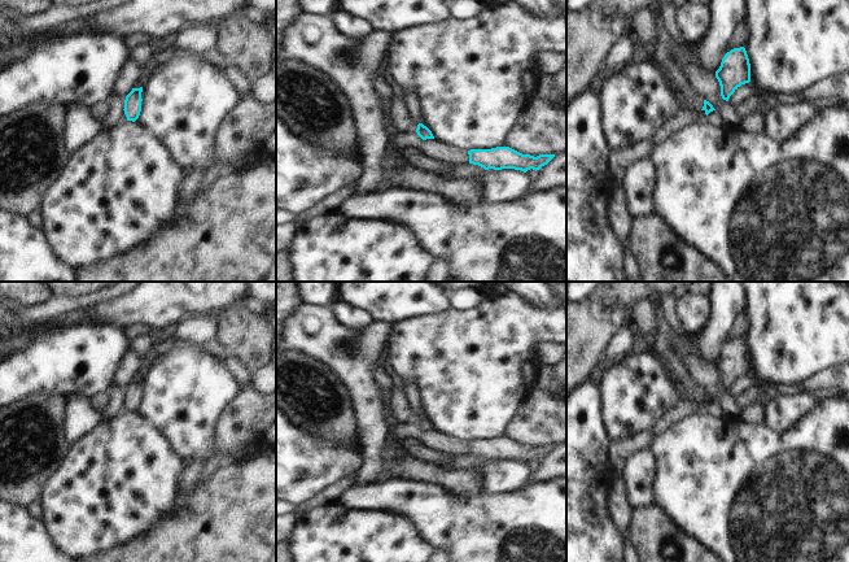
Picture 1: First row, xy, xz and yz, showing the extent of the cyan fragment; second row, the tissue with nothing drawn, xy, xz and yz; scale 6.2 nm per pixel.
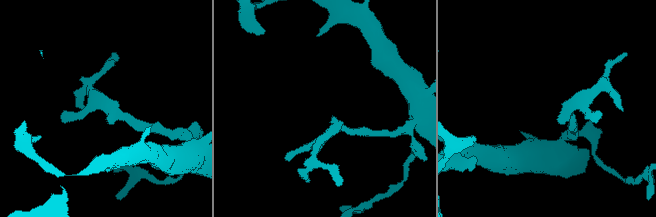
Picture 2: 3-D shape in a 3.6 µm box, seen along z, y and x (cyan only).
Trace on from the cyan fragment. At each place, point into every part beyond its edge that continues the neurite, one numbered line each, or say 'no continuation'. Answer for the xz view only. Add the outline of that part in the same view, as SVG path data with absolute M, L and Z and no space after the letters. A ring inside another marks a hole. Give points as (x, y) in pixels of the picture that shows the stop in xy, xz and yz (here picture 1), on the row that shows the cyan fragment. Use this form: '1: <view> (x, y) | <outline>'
1: xz (411, 103) | M403 92L403 103L413 127L416 127L419 123L426 126L419 104L417 95L412 92Z

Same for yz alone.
1: yz (687, 116) | M683 108L678 112L673 118L670 118L666 123L664 123L655 136L652 138L652 147L656 148L661 143L664 143L670 135L675 131L690 126L692 123L697 123L706 118L705 110L695 110L691 108Z

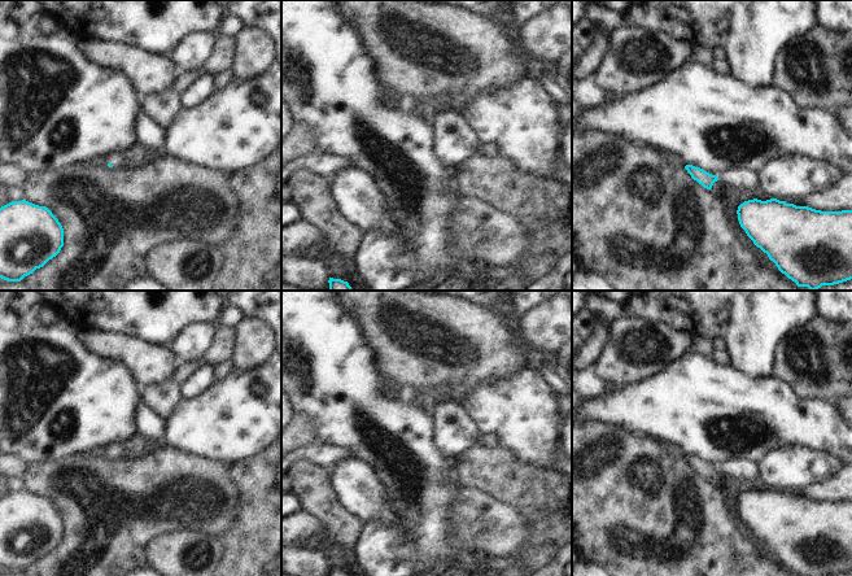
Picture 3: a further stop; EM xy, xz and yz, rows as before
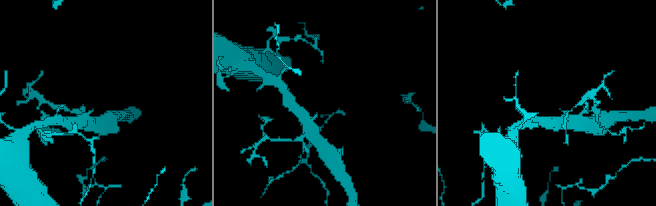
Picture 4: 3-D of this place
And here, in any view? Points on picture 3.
1: xy (116, 158) | M112 152L105 160L104 163L110 163L113 169L119 169L123 165L124 152Z

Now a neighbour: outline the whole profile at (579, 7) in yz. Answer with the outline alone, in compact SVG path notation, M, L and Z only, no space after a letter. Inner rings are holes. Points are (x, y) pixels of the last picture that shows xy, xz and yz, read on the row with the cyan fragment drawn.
M572 0L572 27L585 17L586 0Z

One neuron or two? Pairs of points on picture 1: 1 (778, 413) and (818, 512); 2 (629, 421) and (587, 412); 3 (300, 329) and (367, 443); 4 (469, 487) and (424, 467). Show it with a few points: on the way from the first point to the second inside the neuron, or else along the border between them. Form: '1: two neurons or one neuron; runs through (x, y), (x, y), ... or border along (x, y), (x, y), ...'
1: two neurons; border along (809, 410), (793, 426), (780, 432), (764, 425)
2: two neurons; border along (599, 386), (604, 430), (612, 441)
3: one neuron; runs through (331, 351), (360, 380), (367, 397), (367, 412)
4: one neuron; runs through (458, 483), (436, 475)

